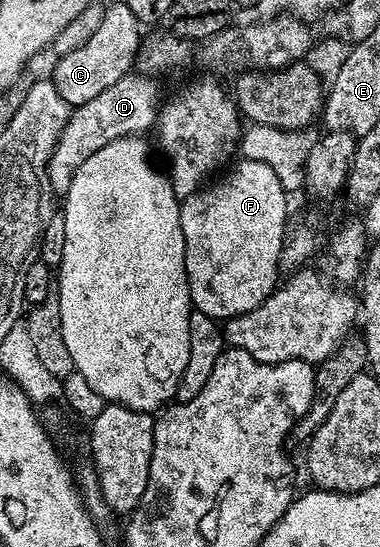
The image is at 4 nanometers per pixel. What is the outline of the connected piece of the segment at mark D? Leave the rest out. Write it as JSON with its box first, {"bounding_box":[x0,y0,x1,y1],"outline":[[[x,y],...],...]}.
{"bounding_box":[47,73,161,196],"outline":[[[141,73],[126,75],[98,96],[72,110],[47,166],[51,190],[56,196],[66,196],[77,169],[81,169],[81,165],[85,165],[85,161],[89,161],[97,149],[105,149],[110,141],[142,134],[143,130],[150,130],[154,126],[161,98],[156,83],[151,79],[154,78]]]}

